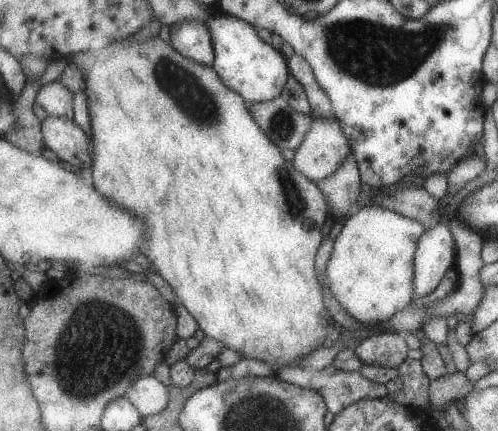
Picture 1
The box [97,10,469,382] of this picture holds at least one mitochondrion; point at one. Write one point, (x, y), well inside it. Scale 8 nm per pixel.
(367, 51)

